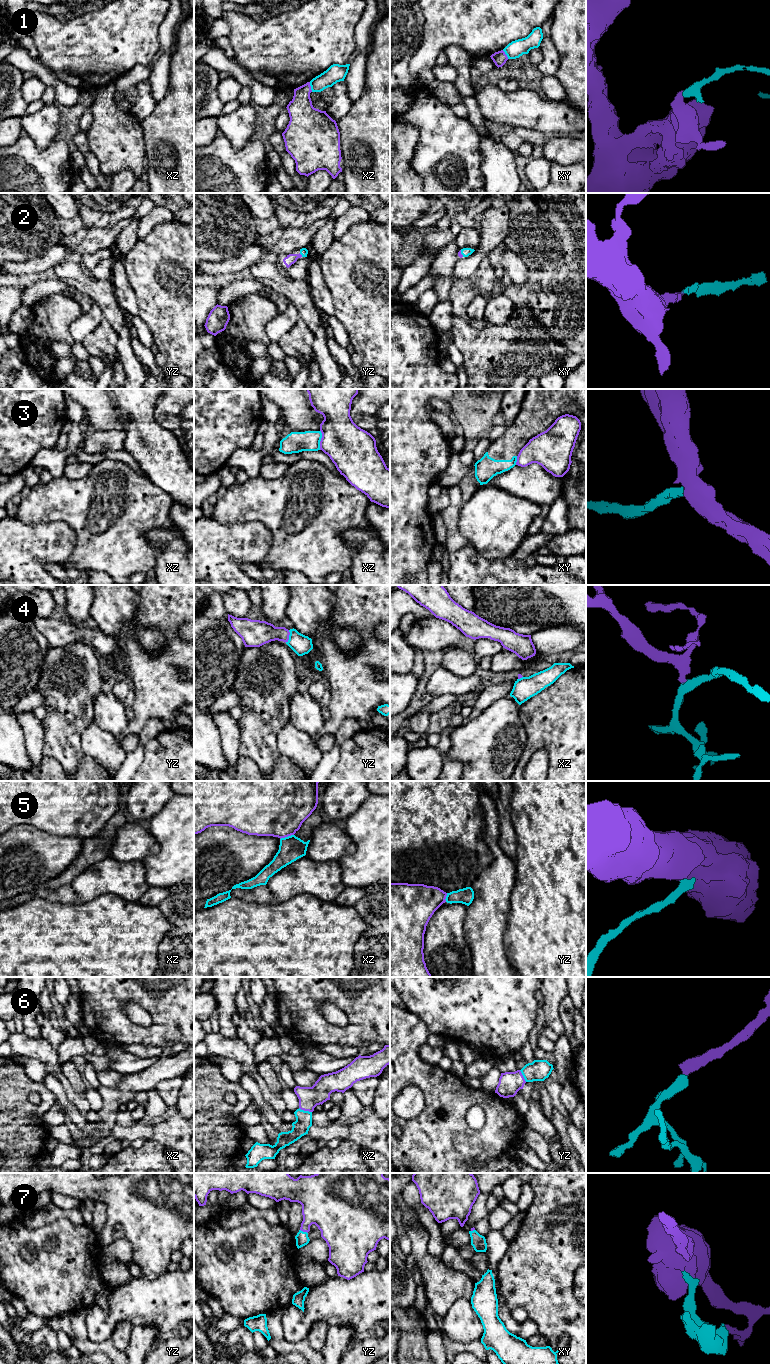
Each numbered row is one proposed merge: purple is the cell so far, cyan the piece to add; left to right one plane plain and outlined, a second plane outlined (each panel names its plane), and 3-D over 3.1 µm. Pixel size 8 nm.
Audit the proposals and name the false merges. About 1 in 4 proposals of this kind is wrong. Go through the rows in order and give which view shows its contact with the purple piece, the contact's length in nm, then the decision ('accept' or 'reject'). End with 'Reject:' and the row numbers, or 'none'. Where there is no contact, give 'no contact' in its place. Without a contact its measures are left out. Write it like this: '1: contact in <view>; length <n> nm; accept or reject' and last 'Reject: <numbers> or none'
1: contact in xz; length 80 nm; reject
2: contact in xy; length 60 nm; accept
3: contact in xz; length 160 nm; reject
4: contact in yz; length 110 nm; accept
5: contact in xz; length 120 nm; reject
6: contact in xz; length 110 nm; accept
7: contact in yz; length 70 nm; accept
Reject: 1, 3, 5

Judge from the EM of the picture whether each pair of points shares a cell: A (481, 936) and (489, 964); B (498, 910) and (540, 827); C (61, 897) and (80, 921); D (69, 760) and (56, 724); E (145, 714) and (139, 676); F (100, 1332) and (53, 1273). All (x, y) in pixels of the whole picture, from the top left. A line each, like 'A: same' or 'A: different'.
A: same
B: different
C: different
D: same
E: same
F: different

